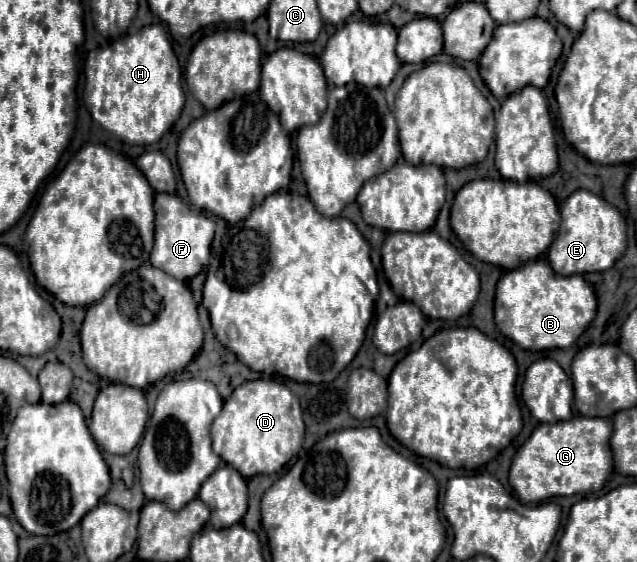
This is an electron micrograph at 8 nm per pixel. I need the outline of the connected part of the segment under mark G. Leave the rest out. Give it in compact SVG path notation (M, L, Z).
M573 417L553 425L541 423L513 457L509 471L511 487L523 503L539 503L557 495L601 491L613 469L613 457L609 455L611 431L611 421L603 417Z

